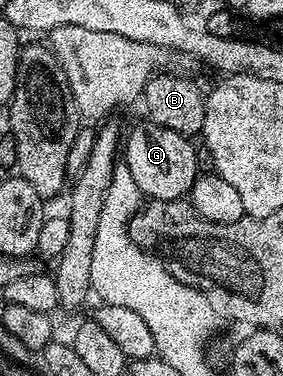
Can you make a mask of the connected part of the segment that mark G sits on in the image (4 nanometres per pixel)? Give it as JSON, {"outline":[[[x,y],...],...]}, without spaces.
{"outline":[[[143,122],[132,133],[127,133],[126,143],[122,148],[123,163],[128,165],[136,187],[145,197],[154,200],[179,200],[187,197],[198,177],[196,159],[194,158],[194,143],[189,137],[178,134],[174,130],[166,130],[151,122]]]}

